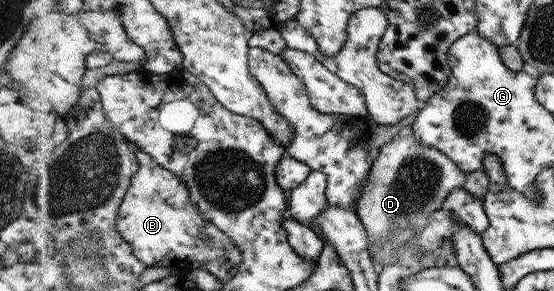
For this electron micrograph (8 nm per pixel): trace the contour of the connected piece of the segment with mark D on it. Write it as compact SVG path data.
M414 133L396 135L391 143L379 149L355 210L366 229L371 255L379 250L379 246L389 242L393 234L396 238L408 228L420 230L429 226L432 215L440 210L451 192L465 186L465 172L458 164L440 149L423 143Z

